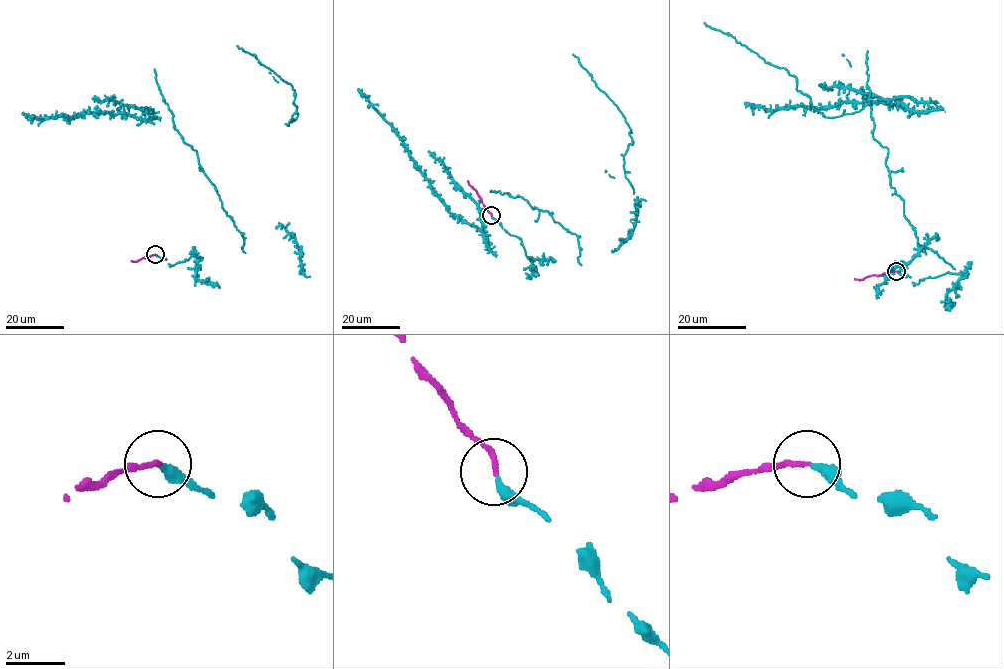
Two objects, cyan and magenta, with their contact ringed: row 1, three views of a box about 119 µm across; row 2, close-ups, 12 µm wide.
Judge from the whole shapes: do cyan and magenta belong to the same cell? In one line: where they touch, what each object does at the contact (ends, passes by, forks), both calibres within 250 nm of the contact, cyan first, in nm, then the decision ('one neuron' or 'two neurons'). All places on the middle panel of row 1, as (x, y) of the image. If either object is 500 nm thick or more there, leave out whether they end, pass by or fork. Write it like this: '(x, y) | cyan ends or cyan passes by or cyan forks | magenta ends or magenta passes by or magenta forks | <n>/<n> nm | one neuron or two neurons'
(491, 215) | cyan ends | magenta ends | 320/170 nm | one neuron

